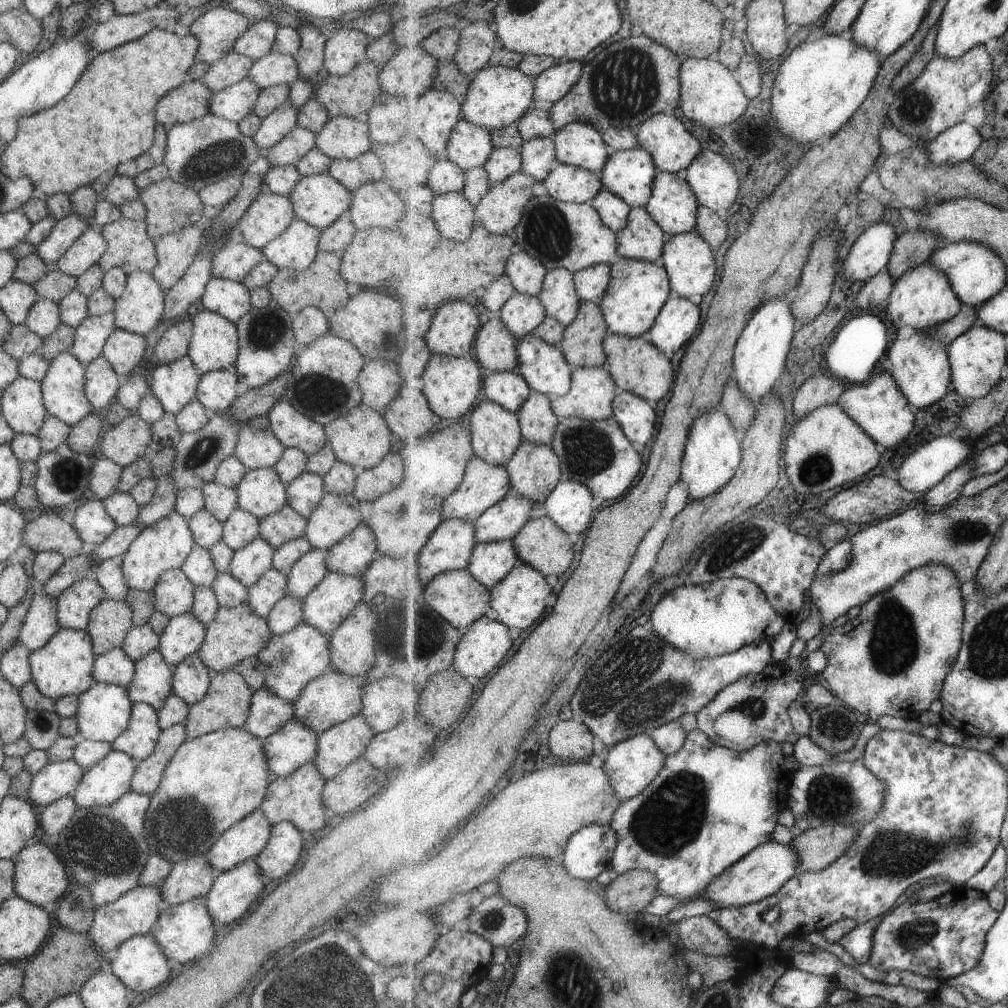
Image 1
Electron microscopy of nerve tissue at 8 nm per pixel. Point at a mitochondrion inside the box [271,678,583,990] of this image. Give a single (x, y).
(493, 920)

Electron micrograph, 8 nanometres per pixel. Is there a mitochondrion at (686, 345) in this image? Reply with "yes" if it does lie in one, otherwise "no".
no

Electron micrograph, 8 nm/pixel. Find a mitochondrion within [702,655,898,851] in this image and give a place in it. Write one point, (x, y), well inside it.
(830, 797)

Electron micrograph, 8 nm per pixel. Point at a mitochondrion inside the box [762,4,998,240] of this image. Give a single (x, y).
(916, 108)

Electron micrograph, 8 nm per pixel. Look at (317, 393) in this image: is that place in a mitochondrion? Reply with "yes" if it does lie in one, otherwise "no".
yes

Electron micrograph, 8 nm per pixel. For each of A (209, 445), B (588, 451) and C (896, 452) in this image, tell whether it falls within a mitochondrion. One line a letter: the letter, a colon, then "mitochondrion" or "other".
A: mitochondrion
B: mitochondrion
C: other

